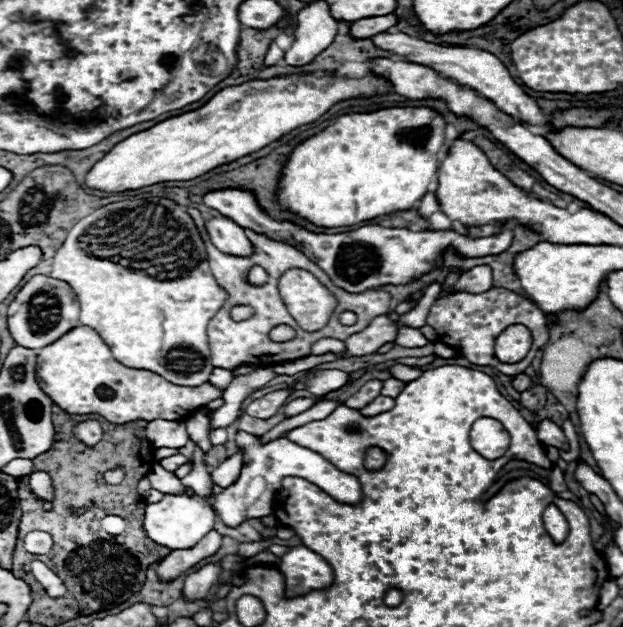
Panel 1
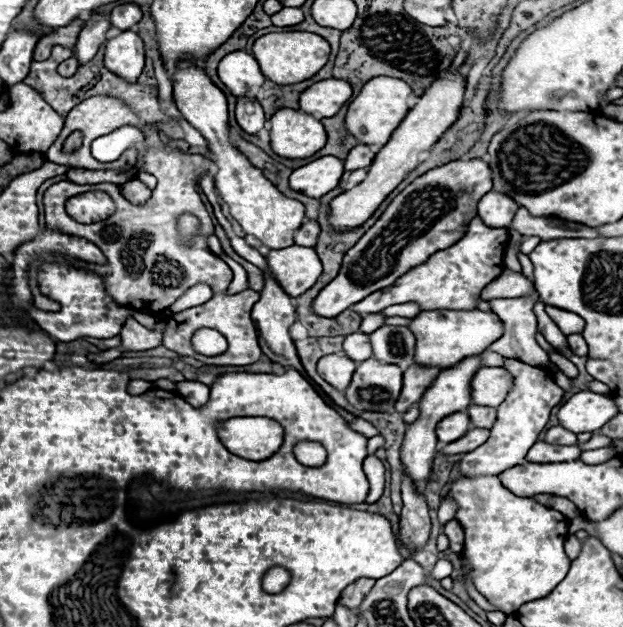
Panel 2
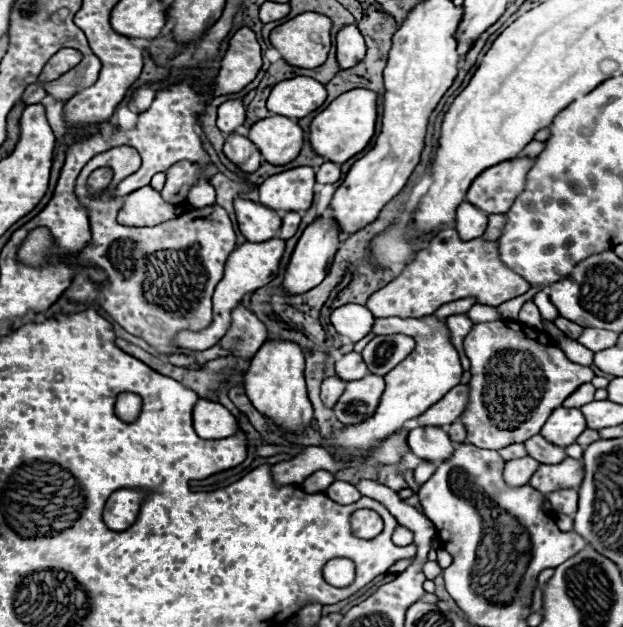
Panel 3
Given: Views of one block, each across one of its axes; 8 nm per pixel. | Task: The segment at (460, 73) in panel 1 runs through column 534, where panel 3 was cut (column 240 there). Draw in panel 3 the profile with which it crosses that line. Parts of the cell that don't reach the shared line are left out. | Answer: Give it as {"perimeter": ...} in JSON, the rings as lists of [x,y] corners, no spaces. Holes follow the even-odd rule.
{"perimeter":[[[228,100],[218,108],[216,124],[224,134],[232,134],[244,124],[244,118],[246,118],[246,108],[242,106],[242,100]]]}

